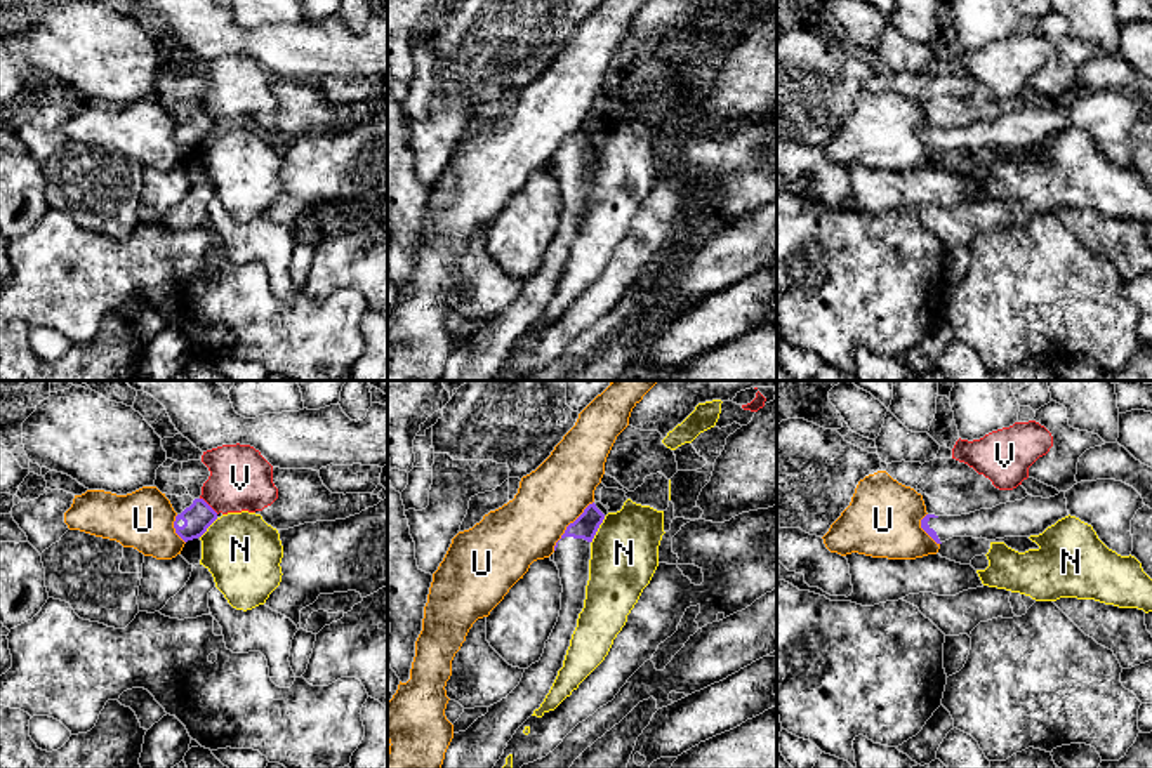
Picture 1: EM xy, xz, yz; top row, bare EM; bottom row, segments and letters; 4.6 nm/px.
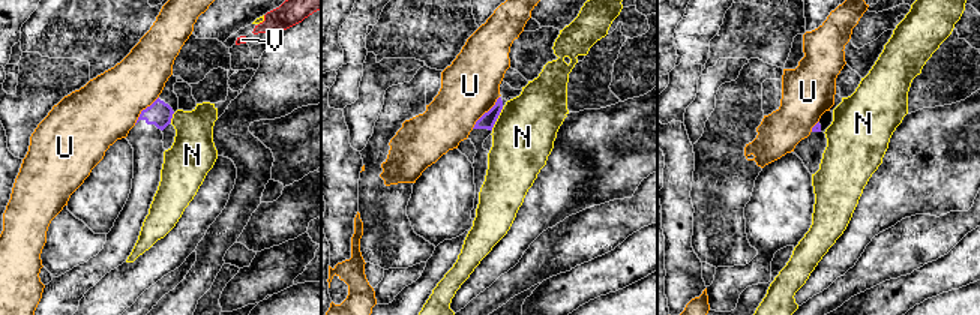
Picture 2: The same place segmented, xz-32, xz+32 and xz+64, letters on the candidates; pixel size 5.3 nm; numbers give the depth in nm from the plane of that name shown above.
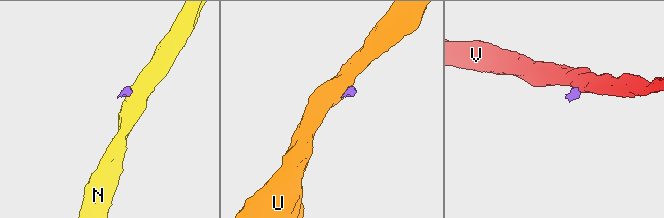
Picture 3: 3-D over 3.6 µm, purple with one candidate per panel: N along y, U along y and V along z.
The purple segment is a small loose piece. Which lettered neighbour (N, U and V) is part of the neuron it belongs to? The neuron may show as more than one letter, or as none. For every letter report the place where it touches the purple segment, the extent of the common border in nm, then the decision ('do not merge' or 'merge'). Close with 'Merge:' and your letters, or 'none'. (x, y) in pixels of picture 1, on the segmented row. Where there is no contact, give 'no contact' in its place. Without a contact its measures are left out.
N: contact xz (596, 530); length 140 nm; do not merge
U: contact xz (569, 525); length 300 nm; do not merge
V: contact xy (207, 504); length 120 nm; do not merge
Merge: none

